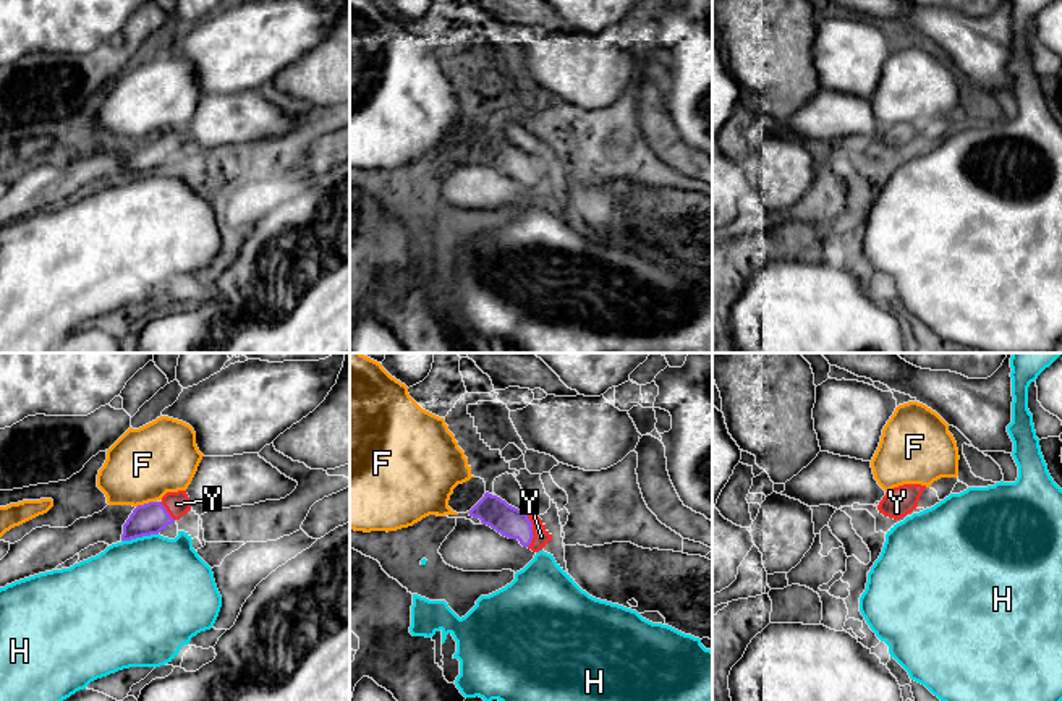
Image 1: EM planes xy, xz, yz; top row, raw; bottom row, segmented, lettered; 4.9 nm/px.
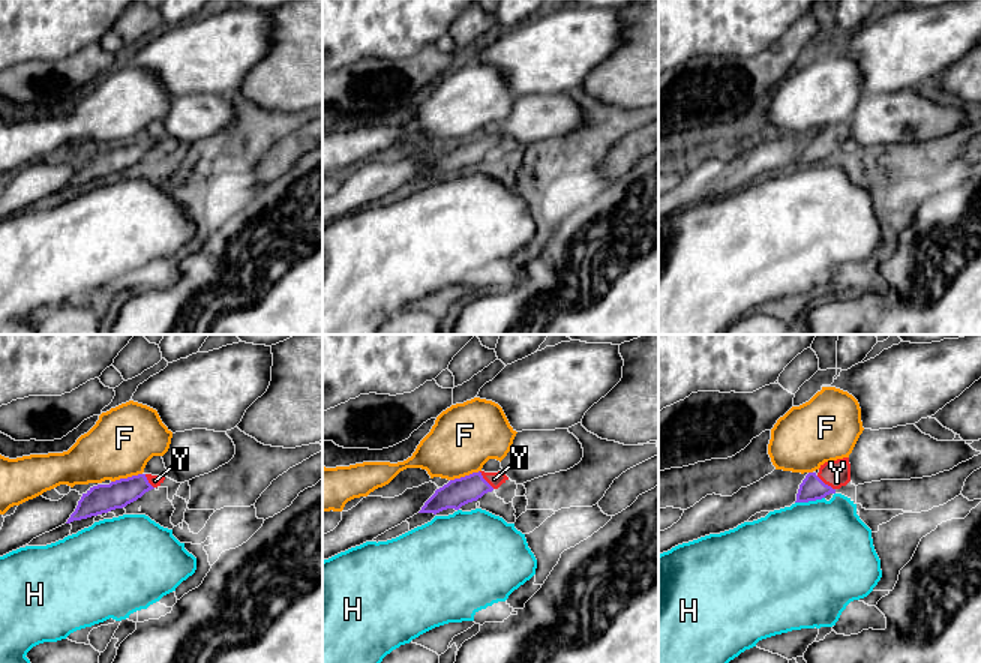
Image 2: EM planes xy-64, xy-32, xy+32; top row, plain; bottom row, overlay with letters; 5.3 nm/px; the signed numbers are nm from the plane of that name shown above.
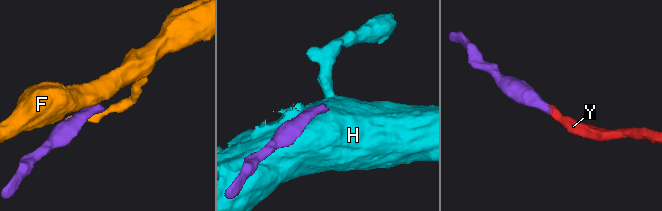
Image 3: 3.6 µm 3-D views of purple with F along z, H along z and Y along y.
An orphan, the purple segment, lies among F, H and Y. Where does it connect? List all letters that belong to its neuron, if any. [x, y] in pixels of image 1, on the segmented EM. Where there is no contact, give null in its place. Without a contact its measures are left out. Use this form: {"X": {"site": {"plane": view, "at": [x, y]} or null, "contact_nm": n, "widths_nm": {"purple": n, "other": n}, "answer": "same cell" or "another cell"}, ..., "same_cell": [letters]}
{"F": {"site": {"plane": "xy", "at": [146, 504]}, "contact_nm": 110, "widths_nm": {"purple": 160, "other": 360}, "answer": "another cell"}, "H": {"site": {"plane": "xy", "at": [140, 536]}, "contact_nm": 190, "widths_nm": {"purple": 160, "other": 500}, "answer": "another cell"}, "Y": {"site": {"plane": "xz", "at": [531, 531]}, "contact_nm": 160, "widths_nm": {"purple": 150, "other": 80}, "answer": "same cell"}, "same_cell": ["Y"]}

